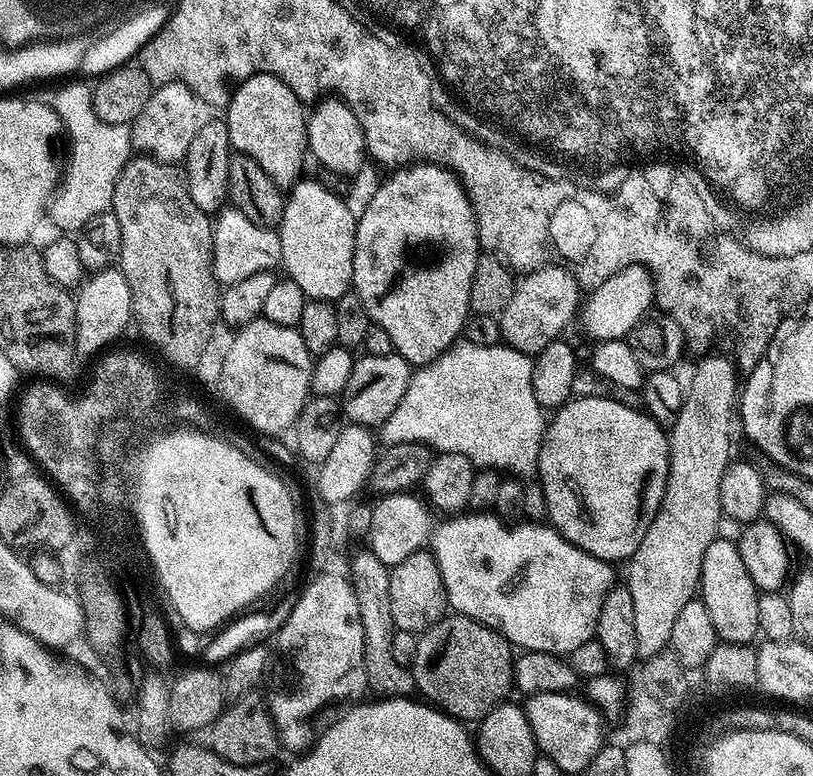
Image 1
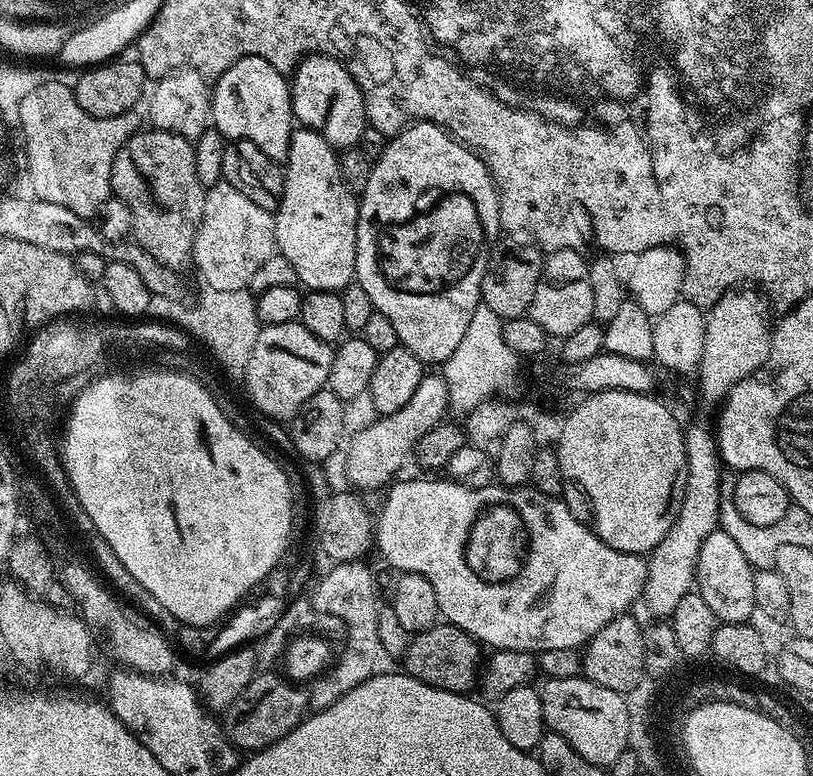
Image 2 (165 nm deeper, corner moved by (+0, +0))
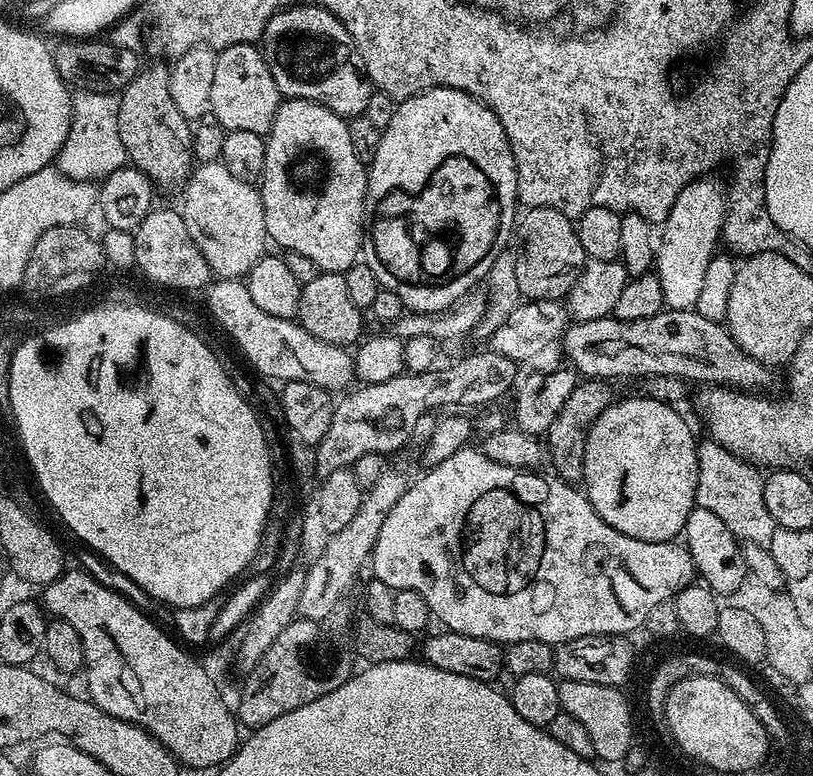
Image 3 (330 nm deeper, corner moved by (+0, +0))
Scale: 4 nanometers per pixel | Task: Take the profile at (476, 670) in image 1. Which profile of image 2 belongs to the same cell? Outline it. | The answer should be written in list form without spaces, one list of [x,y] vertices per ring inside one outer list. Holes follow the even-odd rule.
[[[437,622],[409,639],[402,657],[403,671],[435,688],[451,692],[471,693],[477,687],[482,671],[481,645],[469,632],[447,622]]]

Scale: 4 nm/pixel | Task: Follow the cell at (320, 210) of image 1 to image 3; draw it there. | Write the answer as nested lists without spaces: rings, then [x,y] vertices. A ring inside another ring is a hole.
[[[291,98],[285,99],[281,103],[280,109],[276,112],[276,117],[272,123],[272,128],[268,132],[268,135],[265,139],[264,145],[266,146],[266,162],[264,163],[264,175],[260,177],[258,181],[258,187],[260,189],[260,197],[262,198],[262,206],[264,207],[264,213],[266,214],[266,230],[268,231],[268,239],[274,245],[277,244],[277,249],[283,250],[284,252],[293,252],[294,254],[302,254],[305,258],[310,258],[310,262],[314,262],[314,266],[322,272],[347,272],[351,264],[357,263],[362,256],[362,245],[364,243],[364,233],[366,231],[366,201],[368,198],[368,169],[366,164],[360,160],[358,153],[354,150],[354,145],[350,142],[350,130],[348,129],[349,121],[345,117],[334,114],[326,106],[321,104],[315,104],[309,100],[293,100]]]

